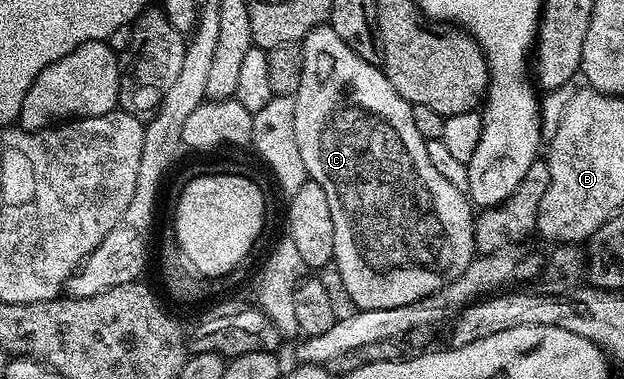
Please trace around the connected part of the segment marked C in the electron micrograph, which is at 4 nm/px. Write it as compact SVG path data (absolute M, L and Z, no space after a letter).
M330 24L315 26L315 28L304 37L304 41L299 43L299 47L302 52L302 84L298 84L298 92L294 96L294 135L298 142L299 155L302 156L308 178L313 182L322 184L322 192L326 192L326 201L330 204L330 220L334 220L334 252L332 253L334 265L338 268L338 272L342 276L342 284L346 284L346 292L350 292L350 296L354 300L357 310L369 310L370 308L402 308L406 304L414 304L416 300L422 300L426 296L438 292L438 290L442 289L448 282L462 277L466 272L467 266L470 265L472 259L477 257L478 254L476 248L476 231L474 229L474 206L465 191L454 188L454 184L450 184L450 180L445 180L445 178L439 174L438 168L434 168L434 164L430 164L430 152L426 152L426 140L420 135L418 128L414 128L412 103L408 102L402 96L398 96L398 92L394 92L394 84L390 84L390 80L384 75L383 69L381 69L377 63L362 60L362 56L358 56L358 52L354 52L350 48L350 44L346 44L346 40L342 40L342 36L338 36L338 32L334 32L334 28Z

